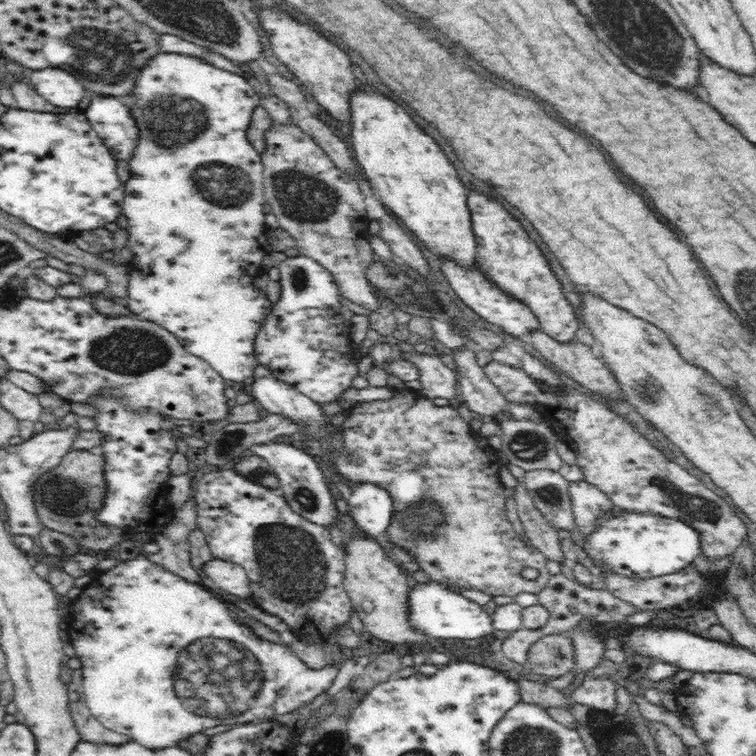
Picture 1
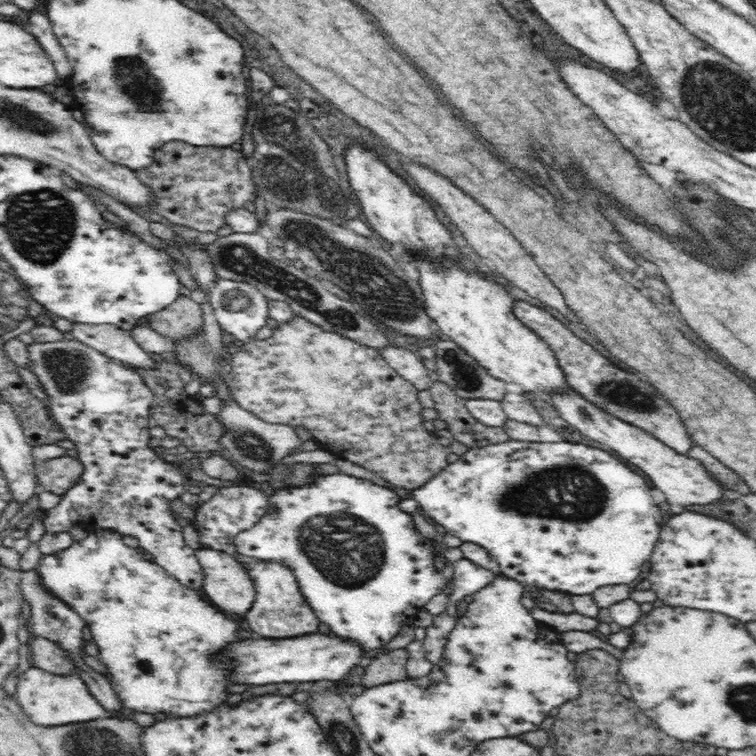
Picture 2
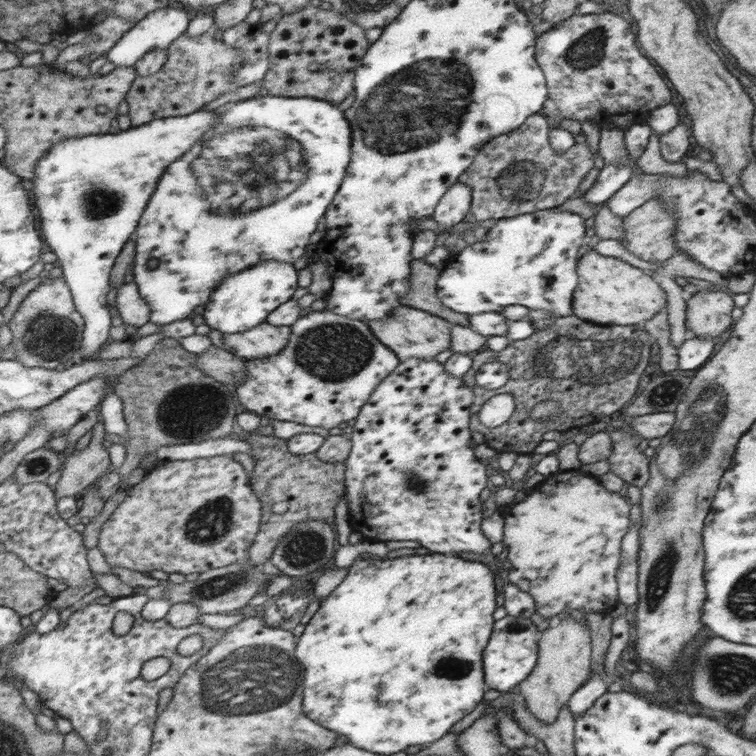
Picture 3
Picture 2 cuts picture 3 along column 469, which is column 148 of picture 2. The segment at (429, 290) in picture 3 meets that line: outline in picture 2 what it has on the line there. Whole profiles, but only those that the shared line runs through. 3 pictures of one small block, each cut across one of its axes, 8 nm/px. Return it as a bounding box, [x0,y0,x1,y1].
[148,296,204,340]

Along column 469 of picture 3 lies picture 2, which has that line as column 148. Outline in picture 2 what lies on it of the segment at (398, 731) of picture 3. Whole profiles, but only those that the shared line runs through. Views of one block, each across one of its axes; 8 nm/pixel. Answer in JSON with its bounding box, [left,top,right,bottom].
[38,530,238,718]

